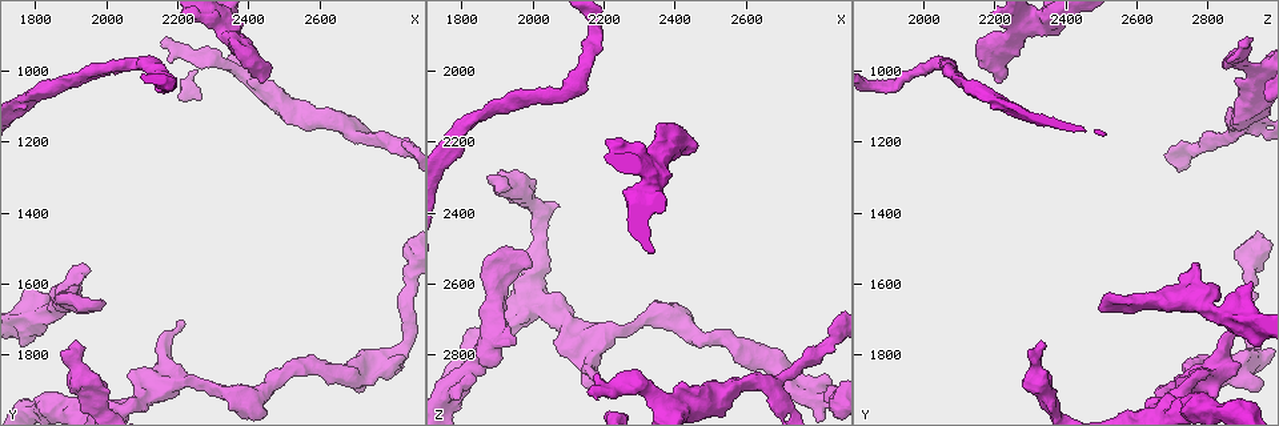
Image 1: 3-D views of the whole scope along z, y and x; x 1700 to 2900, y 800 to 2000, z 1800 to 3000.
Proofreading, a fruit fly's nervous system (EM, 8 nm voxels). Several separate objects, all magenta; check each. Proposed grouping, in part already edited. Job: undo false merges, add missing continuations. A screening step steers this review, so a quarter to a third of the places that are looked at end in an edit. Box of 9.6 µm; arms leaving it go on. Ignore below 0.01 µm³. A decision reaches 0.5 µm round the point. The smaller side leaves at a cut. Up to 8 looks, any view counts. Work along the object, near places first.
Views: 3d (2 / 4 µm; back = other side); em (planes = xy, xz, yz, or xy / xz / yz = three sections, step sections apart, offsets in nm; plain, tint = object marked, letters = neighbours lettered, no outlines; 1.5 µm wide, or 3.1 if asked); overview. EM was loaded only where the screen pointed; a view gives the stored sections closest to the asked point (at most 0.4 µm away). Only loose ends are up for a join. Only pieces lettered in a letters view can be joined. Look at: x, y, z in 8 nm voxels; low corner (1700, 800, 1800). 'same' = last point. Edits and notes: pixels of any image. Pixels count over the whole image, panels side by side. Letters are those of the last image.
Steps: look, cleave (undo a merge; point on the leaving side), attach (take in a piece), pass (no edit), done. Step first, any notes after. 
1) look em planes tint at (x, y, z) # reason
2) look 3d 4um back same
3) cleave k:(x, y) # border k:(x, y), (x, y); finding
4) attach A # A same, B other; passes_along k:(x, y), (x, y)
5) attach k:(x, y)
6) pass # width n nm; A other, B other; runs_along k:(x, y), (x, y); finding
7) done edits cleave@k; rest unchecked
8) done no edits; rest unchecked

look em planes letters at (2650, 1140, 2870) # four arms meet

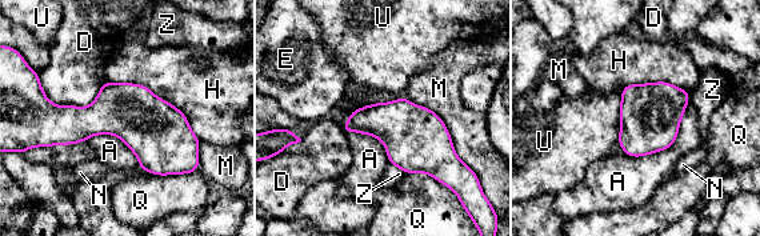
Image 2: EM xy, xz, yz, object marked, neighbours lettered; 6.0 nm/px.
pass # A other, D other, E other, H other, M other, N other, Q other, U other, Z other; border 2:(622, 94), (620, 132), (616, 142); all the same neuron

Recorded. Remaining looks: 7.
look em yz step 4 letters at (2210, 1720, 2920) # an open end

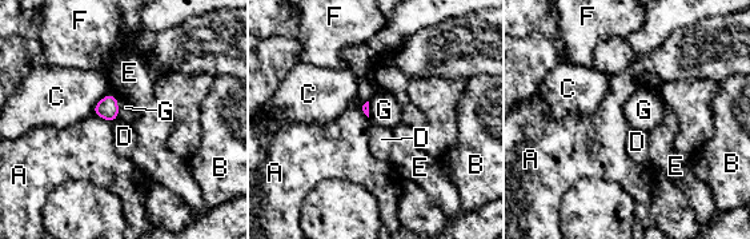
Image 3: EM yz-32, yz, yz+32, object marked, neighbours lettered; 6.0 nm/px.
pass # longest_contact C 150 nm; A other, B other, C other, D other, E other, F other, G other; no lettered piece goes on from it

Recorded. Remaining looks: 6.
look em yz step 8 letters at (1790, 1590, 2920) # an open end

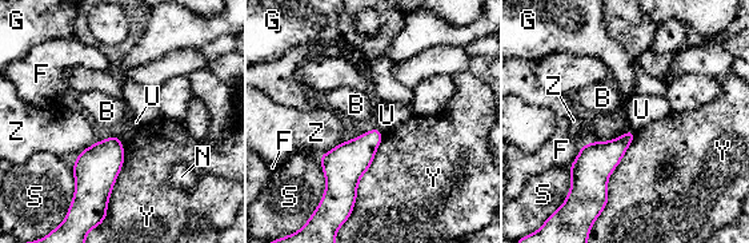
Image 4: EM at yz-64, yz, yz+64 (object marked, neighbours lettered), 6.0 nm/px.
pass # longest_contact Y 500 nm; B other, F other, G other, N other, S other, U other, Y other, Z other; border 4:(376, 126), (383, 134); none of them fits

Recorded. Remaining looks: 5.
done no edits; rest unchecked

